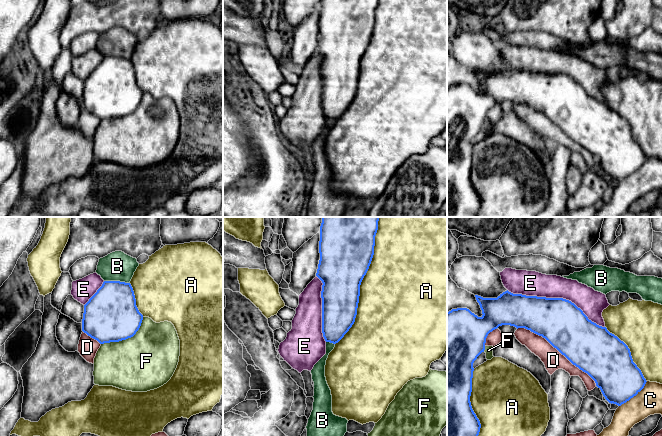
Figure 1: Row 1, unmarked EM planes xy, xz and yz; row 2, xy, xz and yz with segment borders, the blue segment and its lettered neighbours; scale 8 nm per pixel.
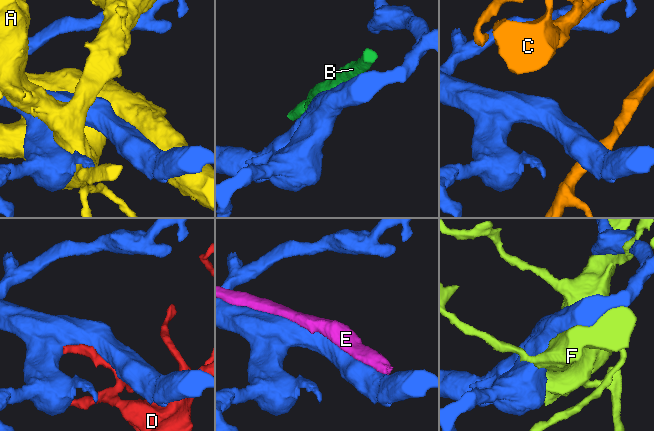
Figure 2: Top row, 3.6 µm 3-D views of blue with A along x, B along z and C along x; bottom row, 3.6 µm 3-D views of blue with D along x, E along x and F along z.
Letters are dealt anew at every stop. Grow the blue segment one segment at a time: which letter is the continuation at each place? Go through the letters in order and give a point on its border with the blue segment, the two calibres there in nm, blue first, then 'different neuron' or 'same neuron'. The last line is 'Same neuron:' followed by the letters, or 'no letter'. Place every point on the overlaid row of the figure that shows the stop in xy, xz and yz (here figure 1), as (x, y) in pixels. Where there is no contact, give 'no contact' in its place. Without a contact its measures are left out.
A: meets blue in xz at (361, 281); 420 nm thick on the blue side, 500 nm on the other; different neuron
B: meets blue in xy at (117, 281); 400 nm thick on the blue side, 240 nm on the other; different neuron
C: meets blue in yz at (634, 395); 360 nm thick on the blue side, 220 nm on the other; different neuron
D: meets blue in yz at (558, 350); 380 nm thick on the blue side, 160 nm on the other; different neuron
E: meets blue in yz at (556, 298); 360 nm thick on the blue side, 200 nm on the other; different neuron
F: meets blue in xy at (126, 338); 440 nm thick on the blue side, 460 nm on the other; different neuron
Same neuron: no letter

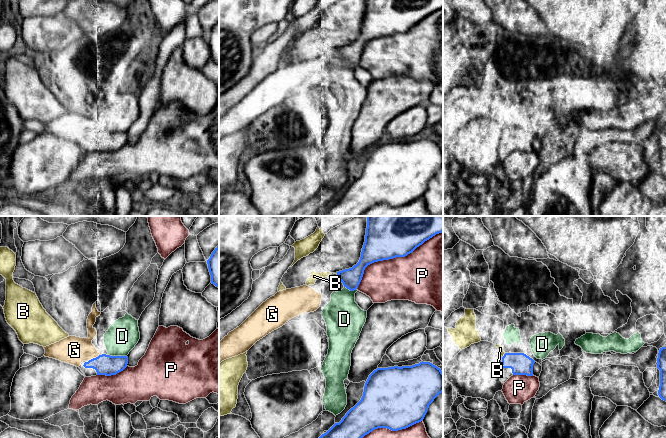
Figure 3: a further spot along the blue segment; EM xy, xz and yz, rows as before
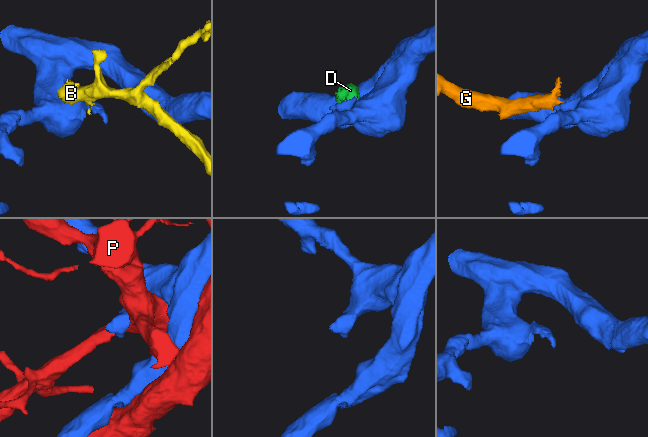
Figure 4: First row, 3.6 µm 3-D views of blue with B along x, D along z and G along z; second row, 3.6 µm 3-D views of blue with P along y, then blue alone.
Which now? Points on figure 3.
B: meets blue in yz at (504, 355); 170 nm thick on the blue side, 50 nm on the other; different neuron
D: meets blue in xy at (117, 356); 160 nm thick on the blue side, 260 nm on the other; different neuron
G: meets blue in xy at (94, 358); 160 nm thick on the blue side, 220 nm on the other; same neuron
P: meets blue in xz at (393, 257); 480 nm thick on the blue side, 400 nm on the other; different neuron
Same neuron: G

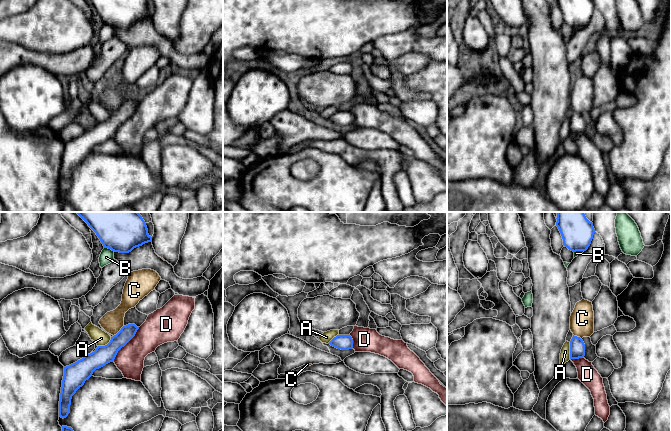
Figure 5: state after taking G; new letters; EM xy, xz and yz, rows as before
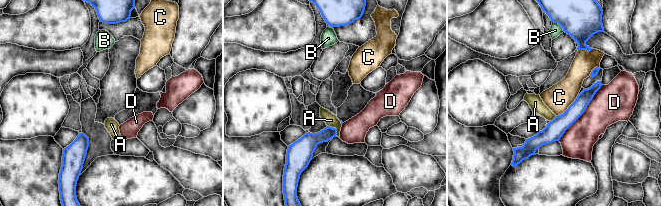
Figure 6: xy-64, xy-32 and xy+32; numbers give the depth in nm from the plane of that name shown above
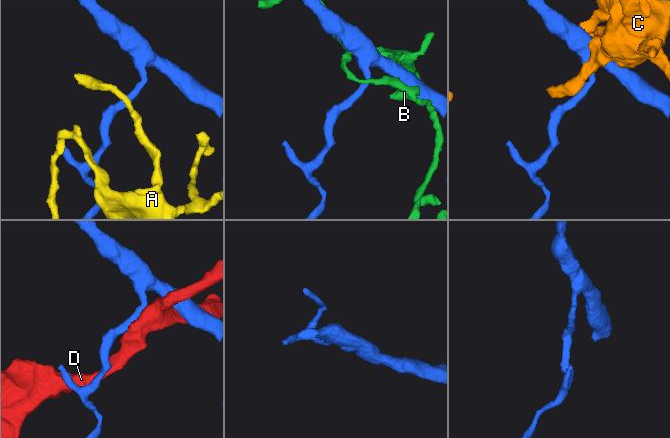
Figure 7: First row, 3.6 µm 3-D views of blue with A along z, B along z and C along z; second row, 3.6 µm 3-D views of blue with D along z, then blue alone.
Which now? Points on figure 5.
A: meets blue in yz at (570, 350); 130 nm thick on the blue side, 80 nm on the other; different neuron
B: meets blue in xy at (109, 248); 380 nm thick on the blue side, 110 nm on the other; different neuron
C: meets blue in xy at (119, 331); 150 nm thick on the blue side, 170 nm on the other; different neuron
D: meets blue in xy at (125, 344); 150 nm thick on the blue side, 220 nm on the other; different neuron
Same neuron: no letter

